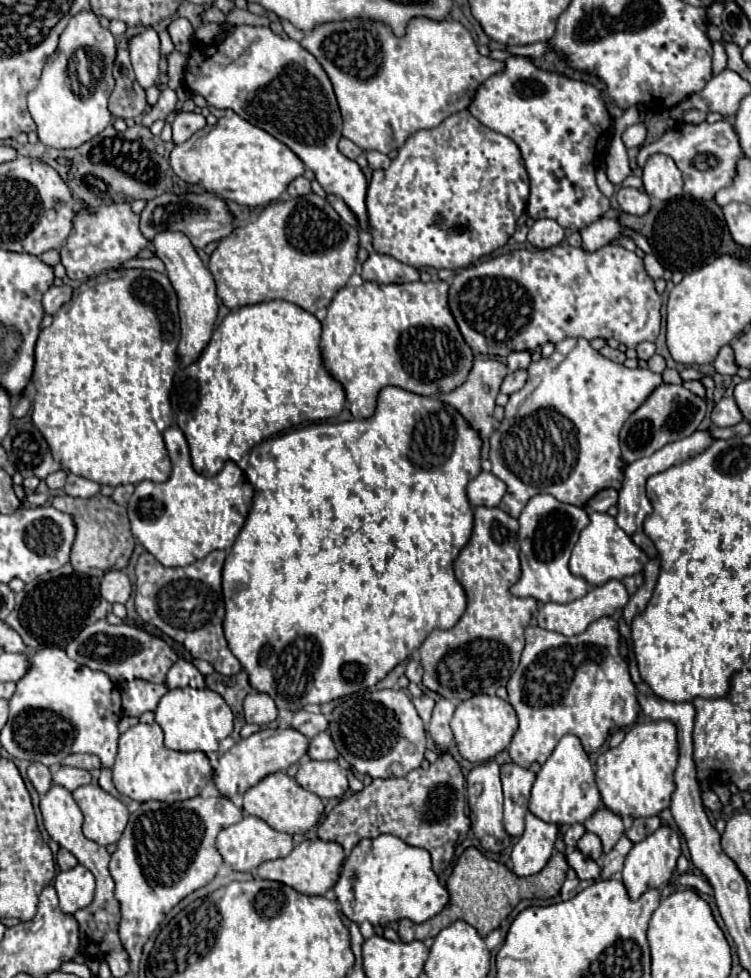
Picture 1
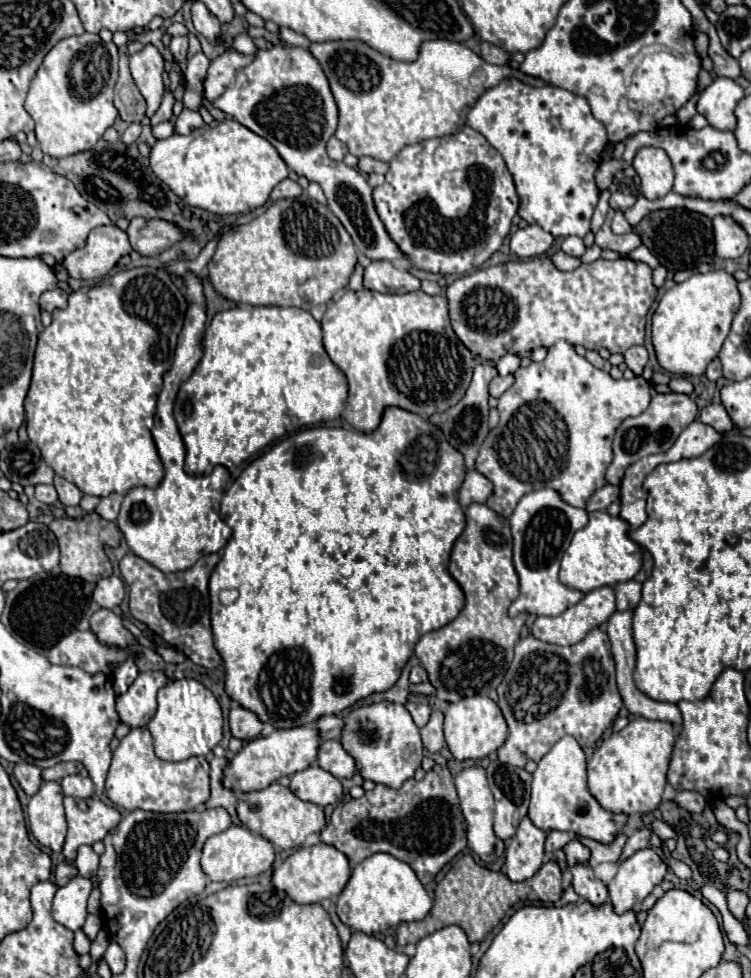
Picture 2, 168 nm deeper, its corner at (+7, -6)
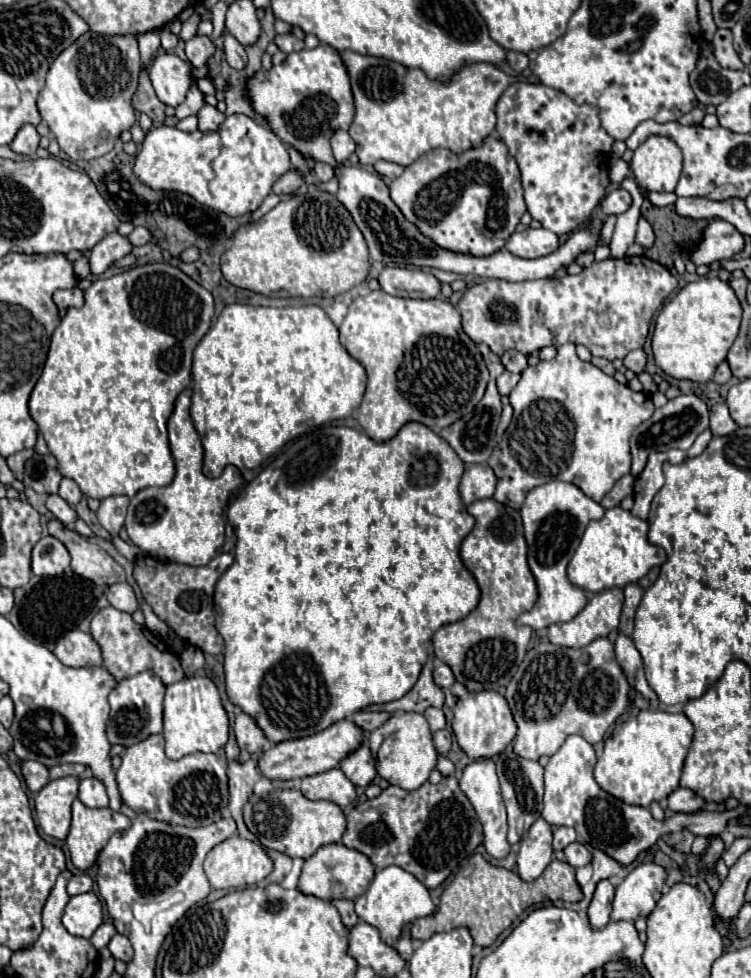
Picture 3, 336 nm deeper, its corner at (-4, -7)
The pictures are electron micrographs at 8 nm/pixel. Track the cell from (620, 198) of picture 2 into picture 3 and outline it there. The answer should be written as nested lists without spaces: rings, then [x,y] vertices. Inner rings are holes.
[[[617,188],[617,190],[609,192],[609,194],[603,198],[601,208],[603,208],[603,212],[605,212],[607,216],[609,216],[609,214],[623,214],[623,212],[631,206],[631,202],[633,202],[631,194],[629,194],[627,190],[623,190],[623,188]]]

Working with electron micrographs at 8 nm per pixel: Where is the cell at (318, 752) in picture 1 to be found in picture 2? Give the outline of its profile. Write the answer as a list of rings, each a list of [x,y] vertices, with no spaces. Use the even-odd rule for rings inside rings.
[[[324,741],[320,745],[318,761],[324,771],[330,771],[338,779],[350,779],[356,773],[354,757],[342,747],[340,741]]]

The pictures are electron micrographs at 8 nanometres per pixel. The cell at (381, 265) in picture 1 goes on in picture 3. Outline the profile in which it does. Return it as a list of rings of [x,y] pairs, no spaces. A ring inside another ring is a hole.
[[[383,268],[379,274],[381,288],[391,296],[401,298],[437,298],[441,292],[439,280],[425,270]]]

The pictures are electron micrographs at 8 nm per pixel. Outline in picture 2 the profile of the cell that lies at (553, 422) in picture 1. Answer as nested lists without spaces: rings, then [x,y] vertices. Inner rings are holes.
[[[566,341],[552,345],[544,361],[520,367],[514,373],[514,385],[498,397],[500,423],[488,433],[476,459],[476,469],[494,485],[486,505],[498,515],[508,517],[522,495],[540,487],[550,487],[556,489],[566,503],[586,507],[592,493],[606,485],[604,473],[612,463],[612,439],[618,425],[628,417],[640,415],[648,407],[650,389],[652,387],[644,377],[614,381],[606,371],[596,369],[592,363],[580,357]]]

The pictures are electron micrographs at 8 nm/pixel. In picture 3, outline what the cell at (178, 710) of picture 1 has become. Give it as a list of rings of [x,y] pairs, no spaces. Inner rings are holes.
[[[185,676],[183,680],[167,686],[163,722],[165,752],[173,760],[193,752],[219,752],[229,738],[229,716],[221,704],[217,686],[207,676]]]

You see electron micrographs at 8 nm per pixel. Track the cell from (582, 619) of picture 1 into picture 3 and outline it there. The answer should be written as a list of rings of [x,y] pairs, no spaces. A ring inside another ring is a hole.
[[[609,588],[587,602],[587,606],[569,622],[551,624],[547,636],[551,644],[583,648],[599,636],[607,636],[611,630],[619,628],[619,616],[623,610],[623,590]]]

